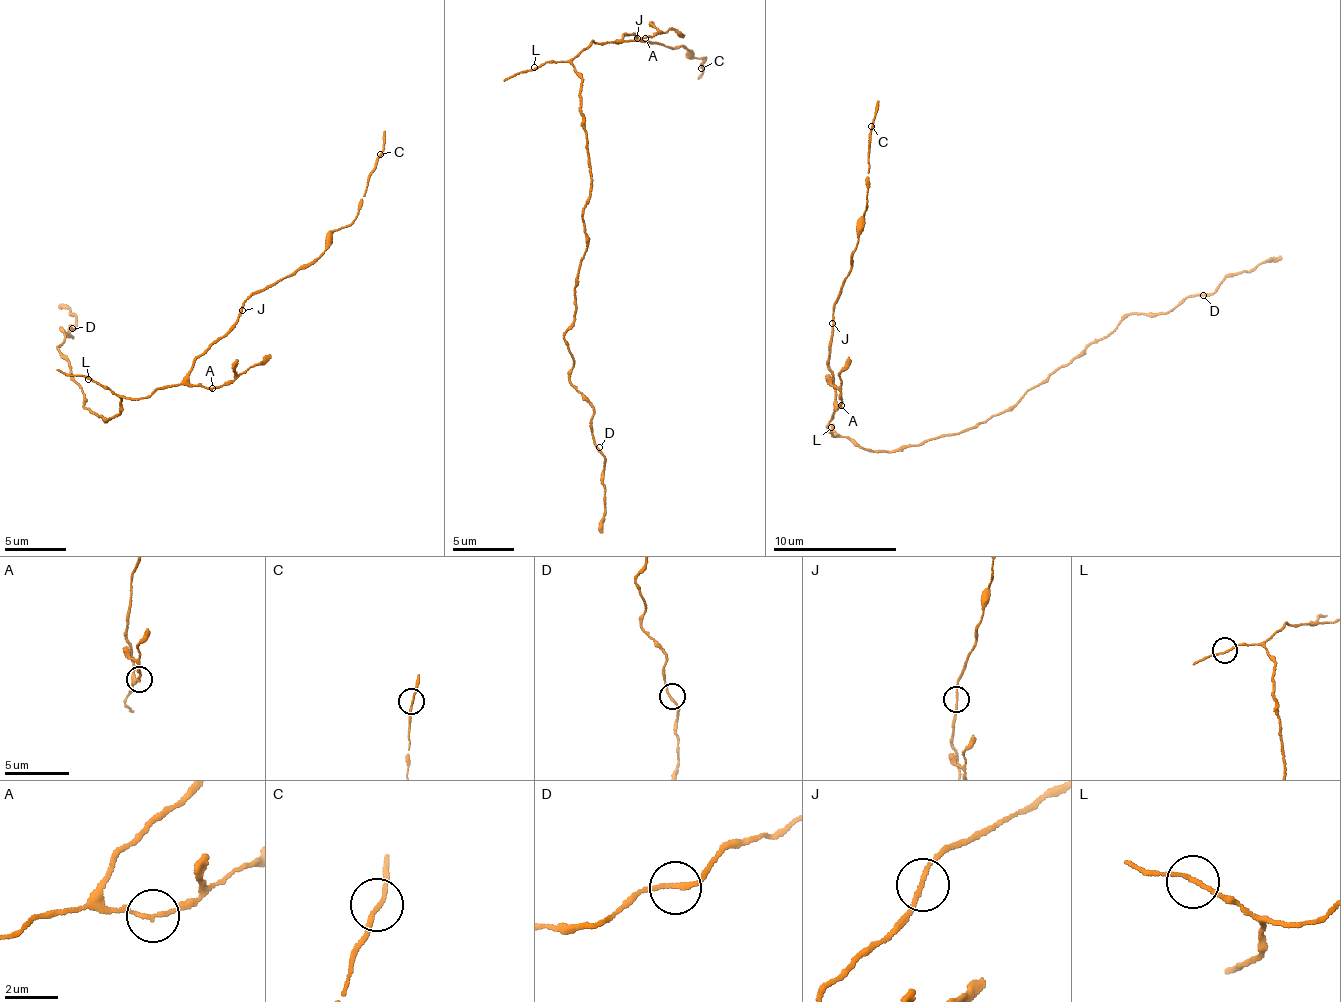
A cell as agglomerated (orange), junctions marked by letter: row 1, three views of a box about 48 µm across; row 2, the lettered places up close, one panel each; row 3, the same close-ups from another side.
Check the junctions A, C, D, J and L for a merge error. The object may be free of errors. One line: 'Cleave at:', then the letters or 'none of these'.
Cleave at: A

